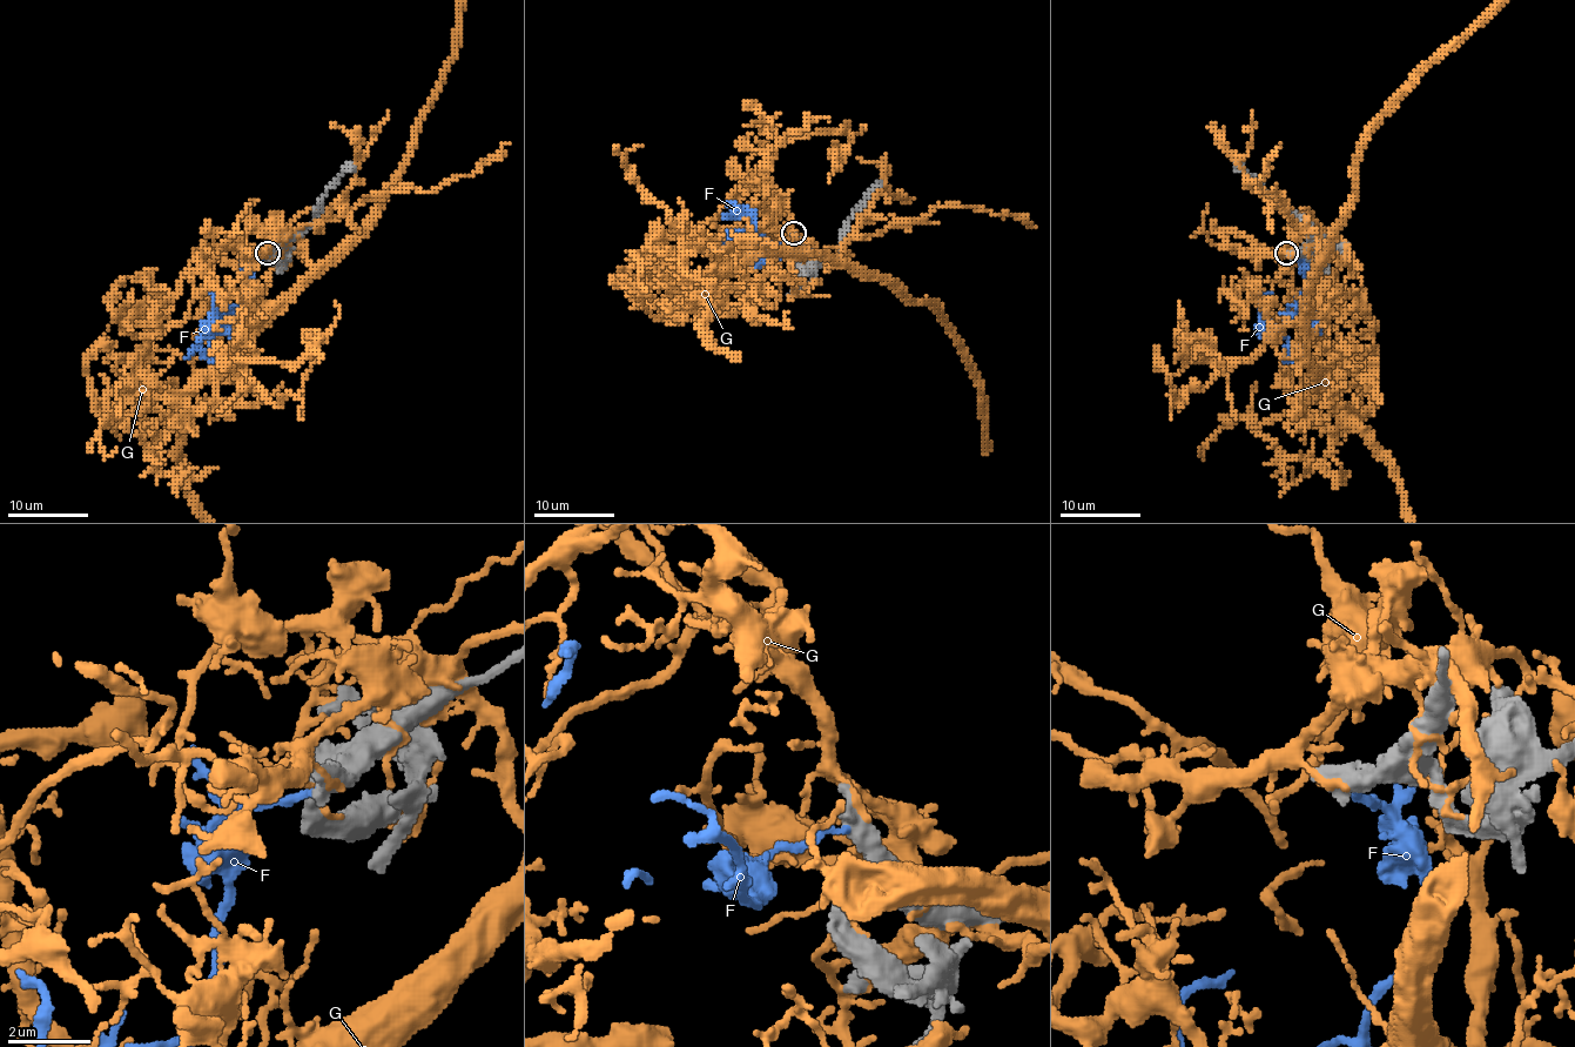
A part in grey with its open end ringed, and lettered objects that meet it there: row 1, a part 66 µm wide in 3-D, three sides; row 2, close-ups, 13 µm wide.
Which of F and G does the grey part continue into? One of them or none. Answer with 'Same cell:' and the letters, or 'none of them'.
Same cell: none of them

